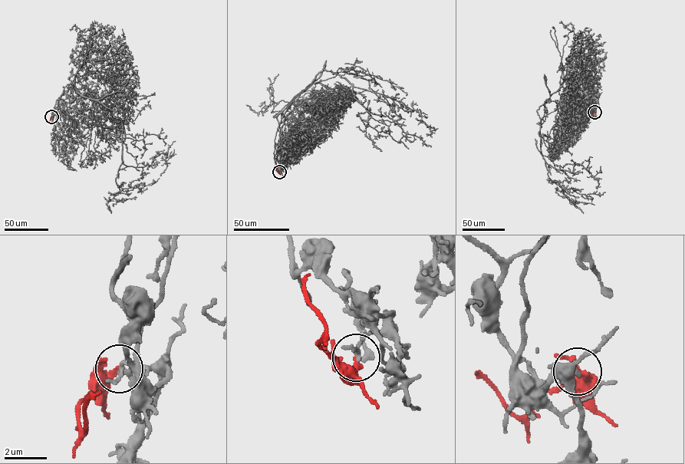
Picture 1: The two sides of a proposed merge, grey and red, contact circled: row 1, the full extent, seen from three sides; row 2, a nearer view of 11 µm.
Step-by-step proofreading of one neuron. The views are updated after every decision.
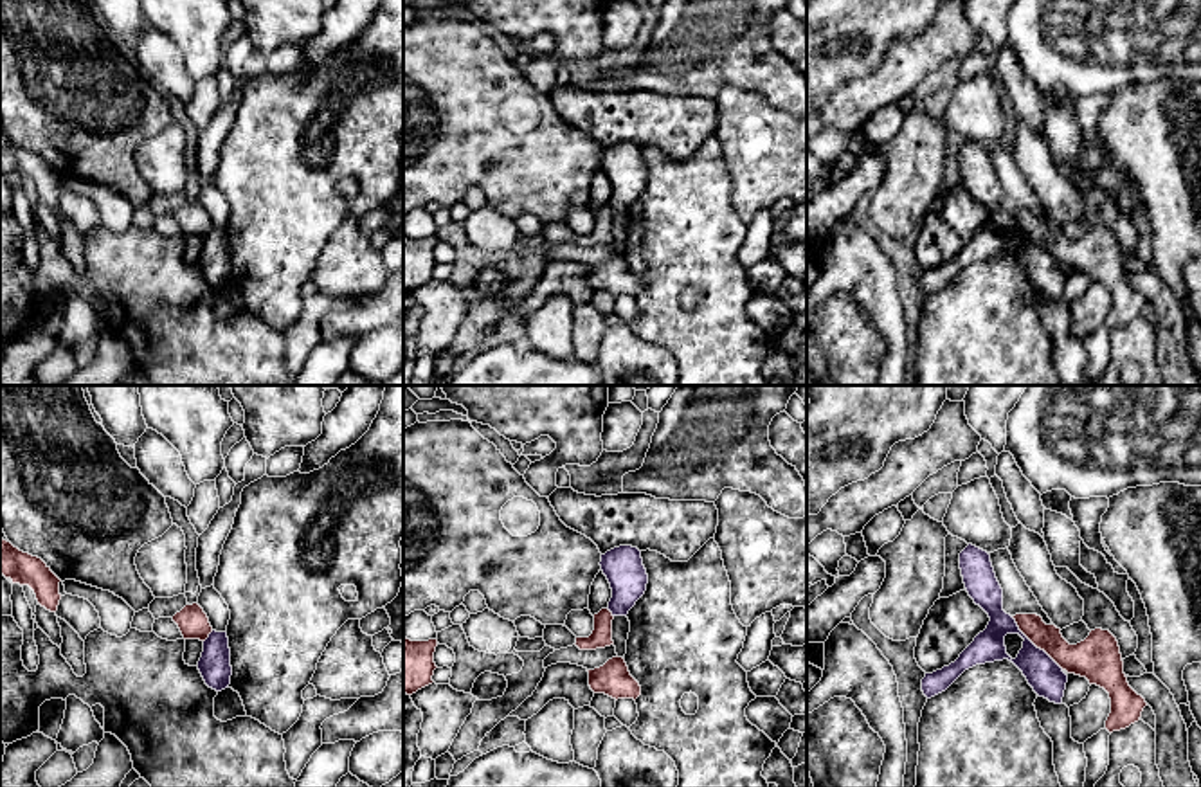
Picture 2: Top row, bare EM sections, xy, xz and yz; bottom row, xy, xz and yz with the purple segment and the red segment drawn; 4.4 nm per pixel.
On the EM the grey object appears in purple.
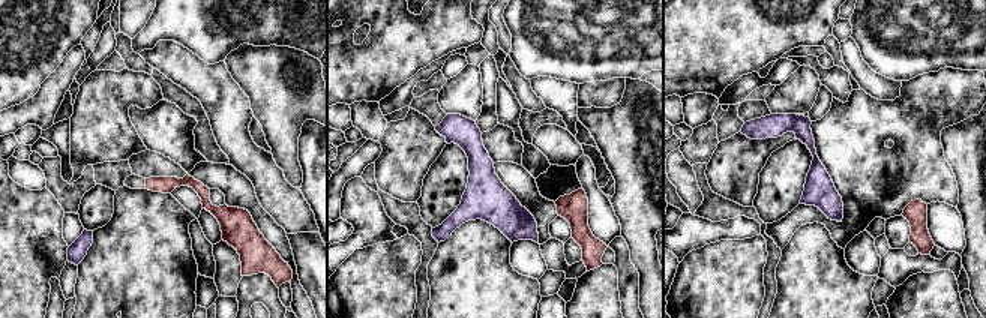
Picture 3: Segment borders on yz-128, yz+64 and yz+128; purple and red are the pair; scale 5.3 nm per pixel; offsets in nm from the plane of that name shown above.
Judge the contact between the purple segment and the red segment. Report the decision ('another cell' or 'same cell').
another cell

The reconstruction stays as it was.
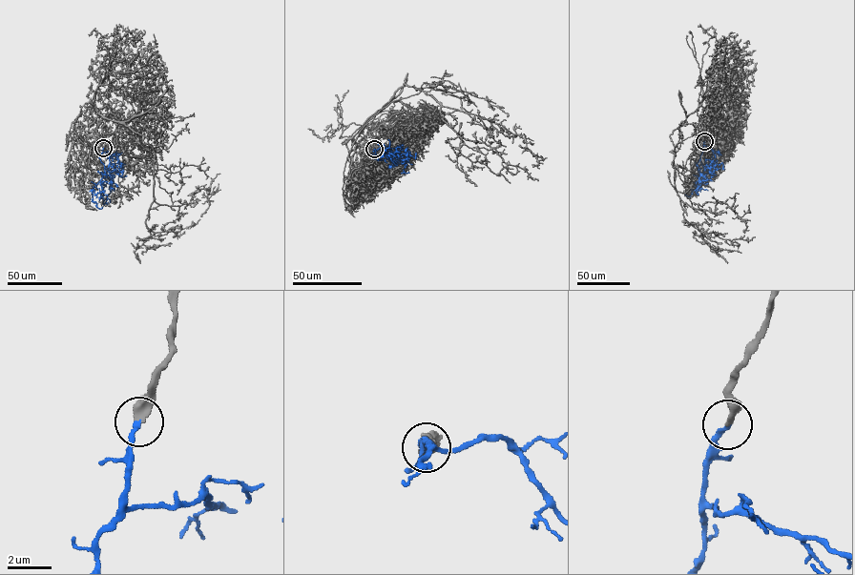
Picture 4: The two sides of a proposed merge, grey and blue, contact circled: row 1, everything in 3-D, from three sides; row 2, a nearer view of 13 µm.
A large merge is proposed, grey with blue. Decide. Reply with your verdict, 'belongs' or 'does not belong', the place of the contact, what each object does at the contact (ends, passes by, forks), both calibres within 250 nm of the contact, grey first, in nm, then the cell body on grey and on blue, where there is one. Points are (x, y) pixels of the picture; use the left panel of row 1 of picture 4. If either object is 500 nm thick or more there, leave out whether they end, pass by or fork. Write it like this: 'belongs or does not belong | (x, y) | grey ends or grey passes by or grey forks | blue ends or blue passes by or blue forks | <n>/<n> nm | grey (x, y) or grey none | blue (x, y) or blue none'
belongs | (103, 148) | grey ends | blue ends | 360/200 nm | grey none | blue none

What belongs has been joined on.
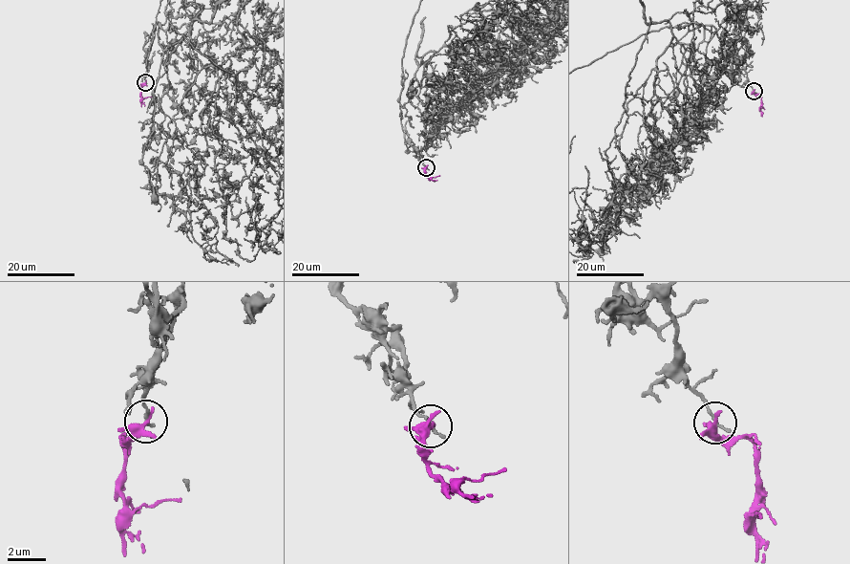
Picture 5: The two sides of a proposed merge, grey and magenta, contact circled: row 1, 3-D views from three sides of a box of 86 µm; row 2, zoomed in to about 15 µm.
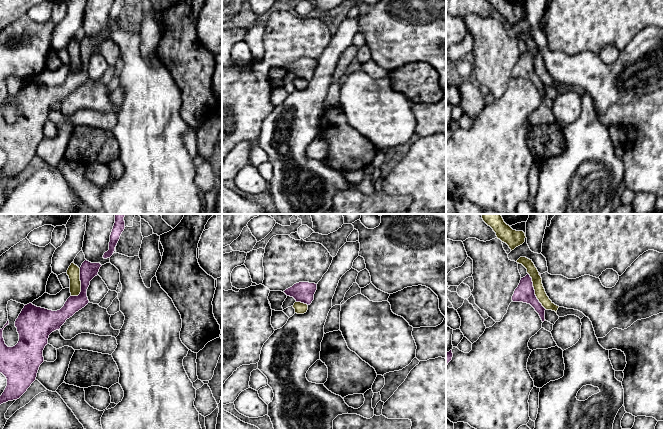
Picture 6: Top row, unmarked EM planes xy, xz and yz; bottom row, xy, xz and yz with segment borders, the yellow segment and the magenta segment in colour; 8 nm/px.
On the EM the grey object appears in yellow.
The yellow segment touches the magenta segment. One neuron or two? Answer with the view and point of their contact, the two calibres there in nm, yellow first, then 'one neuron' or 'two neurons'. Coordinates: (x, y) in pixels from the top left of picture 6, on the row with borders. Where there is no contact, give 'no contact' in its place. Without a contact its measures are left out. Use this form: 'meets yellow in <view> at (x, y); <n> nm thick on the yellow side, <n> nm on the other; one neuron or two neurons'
meets yellow in yz at (535, 291); 90 nm thick on the yellow side, 150 nm on the other; two neurons

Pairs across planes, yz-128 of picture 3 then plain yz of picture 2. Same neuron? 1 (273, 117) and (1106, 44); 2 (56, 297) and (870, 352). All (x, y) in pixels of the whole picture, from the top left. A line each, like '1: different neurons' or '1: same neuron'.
1: different neurons
2: different neurons

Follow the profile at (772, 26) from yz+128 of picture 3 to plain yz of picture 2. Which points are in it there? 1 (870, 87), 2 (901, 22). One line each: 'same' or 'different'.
1: same
2: different

